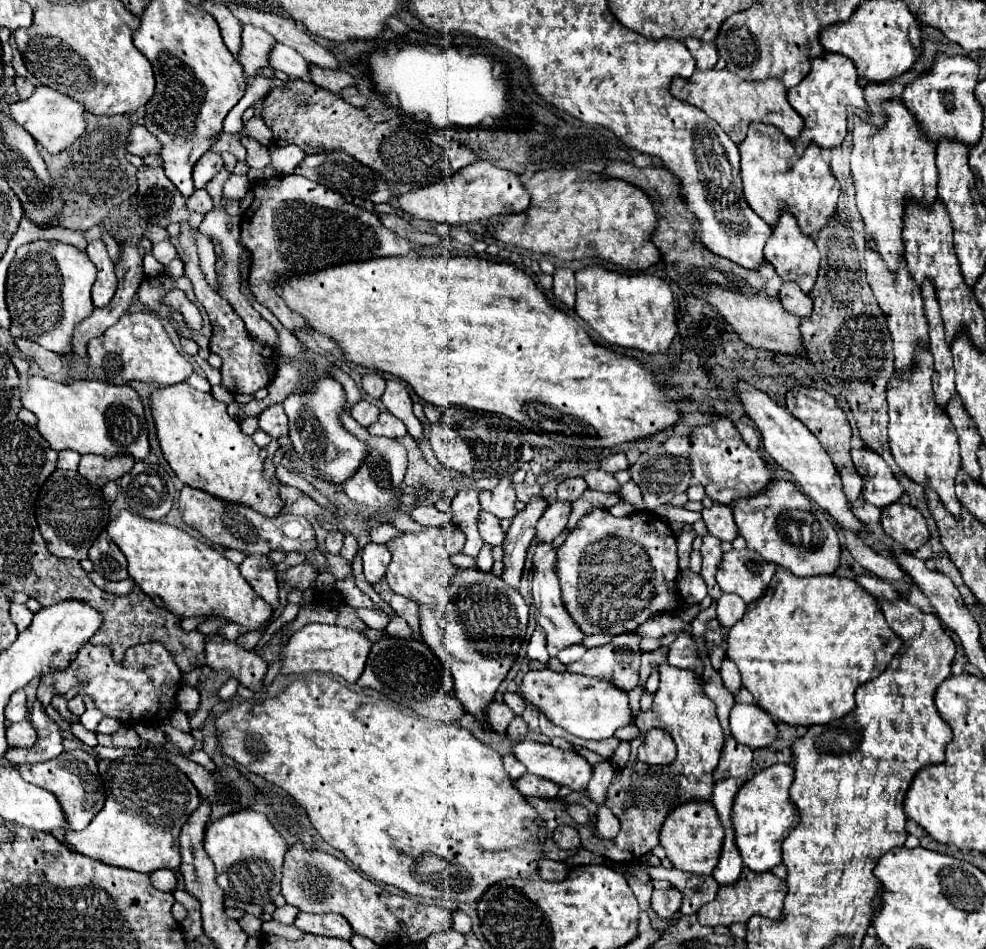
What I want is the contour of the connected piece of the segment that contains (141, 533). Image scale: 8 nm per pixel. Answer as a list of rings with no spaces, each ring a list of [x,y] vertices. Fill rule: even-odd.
[[[122,511],[108,525],[110,539],[120,547],[128,559],[128,573],[134,583],[156,603],[178,617],[222,617],[238,623],[242,633],[260,631],[272,619],[272,607],[260,599],[240,575],[238,565],[228,561],[222,553],[190,537],[178,527],[148,521],[128,511]]]

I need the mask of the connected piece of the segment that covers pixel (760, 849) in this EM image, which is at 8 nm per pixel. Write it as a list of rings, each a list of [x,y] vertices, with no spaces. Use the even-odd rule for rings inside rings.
[[[776,763],[756,773],[736,793],[736,801],[732,805],[734,843],[740,851],[744,867],[748,867],[750,871],[764,873],[782,863],[782,841],[798,825],[798,811],[790,801],[788,793],[792,781],[794,781],[794,769],[790,765]]]

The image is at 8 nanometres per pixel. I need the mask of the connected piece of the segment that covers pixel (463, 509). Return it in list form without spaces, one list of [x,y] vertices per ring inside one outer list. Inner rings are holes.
[[[460,489],[452,501],[452,521],[466,533],[464,554],[472,555],[472,557],[476,557],[480,552],[480,547],[484,545],[476,527],[476,519],[480,513],[478,495],[480,493],[476,489]]]

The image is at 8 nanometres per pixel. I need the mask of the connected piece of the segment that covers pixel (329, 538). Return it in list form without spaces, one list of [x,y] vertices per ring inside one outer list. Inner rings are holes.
[[[330,531],[326,535],[326,547],[330,553],[340,553],[342,543],[344,543],[344,533],[340,533],[340,531]]]

